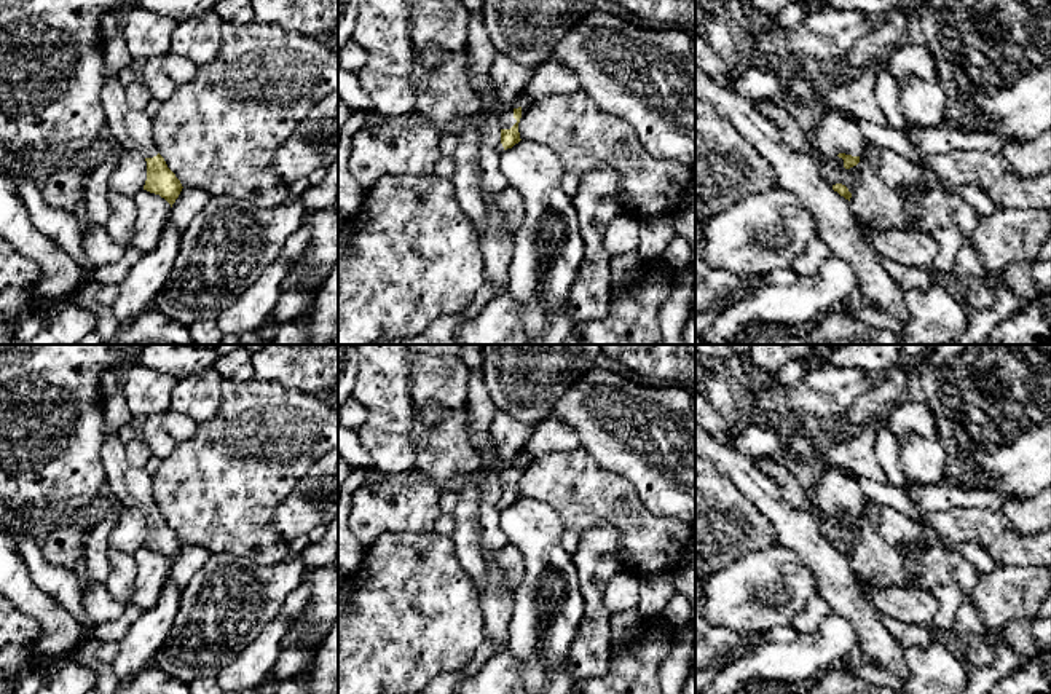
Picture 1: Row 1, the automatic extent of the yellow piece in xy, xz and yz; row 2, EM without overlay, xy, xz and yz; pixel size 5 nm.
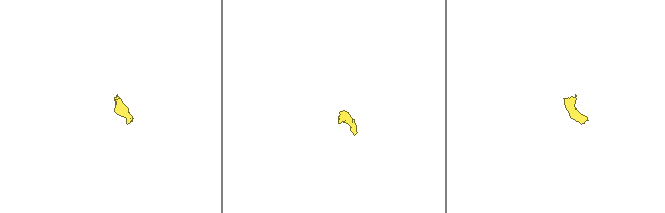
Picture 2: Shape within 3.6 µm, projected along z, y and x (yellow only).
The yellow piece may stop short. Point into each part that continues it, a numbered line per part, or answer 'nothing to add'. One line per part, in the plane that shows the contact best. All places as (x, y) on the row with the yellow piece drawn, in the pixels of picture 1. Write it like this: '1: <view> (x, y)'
1: xz (506, 118)

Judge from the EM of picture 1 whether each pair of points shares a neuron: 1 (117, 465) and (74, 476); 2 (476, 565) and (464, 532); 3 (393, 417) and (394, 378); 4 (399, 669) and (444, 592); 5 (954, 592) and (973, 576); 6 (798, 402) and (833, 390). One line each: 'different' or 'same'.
1: different
2: same
3: same
4: same
5: different
6: same

